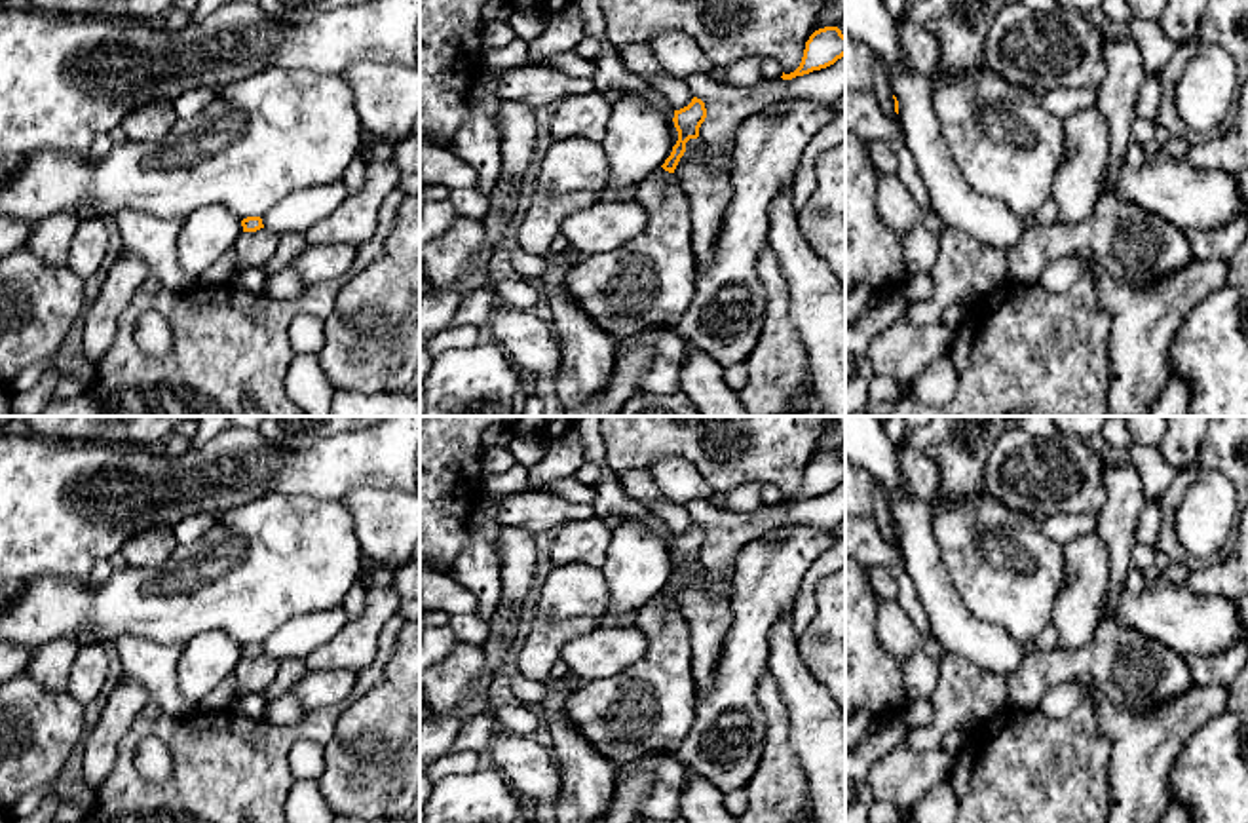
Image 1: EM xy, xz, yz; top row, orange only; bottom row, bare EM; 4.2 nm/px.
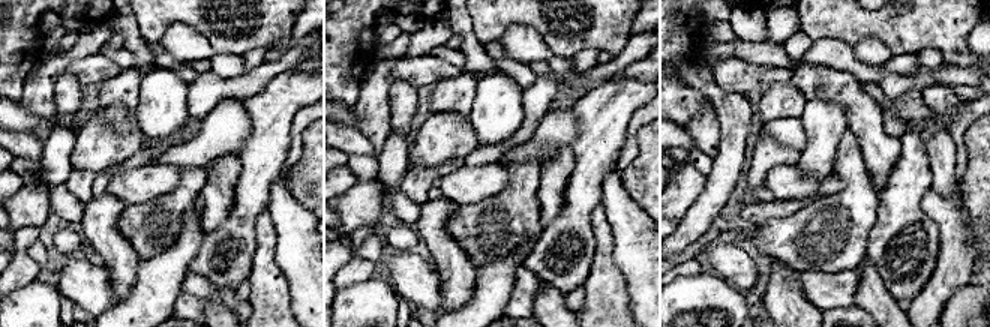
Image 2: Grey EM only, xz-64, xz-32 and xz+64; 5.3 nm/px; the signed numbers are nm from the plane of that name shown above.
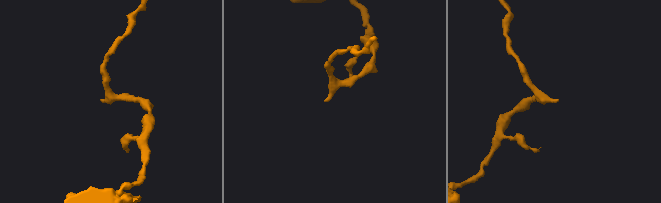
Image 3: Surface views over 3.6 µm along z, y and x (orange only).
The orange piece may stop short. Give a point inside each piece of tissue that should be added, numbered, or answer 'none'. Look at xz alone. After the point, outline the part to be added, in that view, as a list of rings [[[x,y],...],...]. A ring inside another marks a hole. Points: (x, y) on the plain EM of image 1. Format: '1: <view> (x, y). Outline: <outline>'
none

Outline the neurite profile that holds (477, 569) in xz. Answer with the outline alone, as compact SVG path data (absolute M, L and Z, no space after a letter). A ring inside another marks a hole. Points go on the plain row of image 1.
M482 498L469 526L469 542L452 566L452 578L477 599L477 614L492 620L501 597L498 536L501 498Z

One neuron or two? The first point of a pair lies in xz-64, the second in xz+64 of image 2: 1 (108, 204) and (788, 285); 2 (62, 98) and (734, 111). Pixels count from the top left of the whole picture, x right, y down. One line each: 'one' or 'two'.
1: one
2: one

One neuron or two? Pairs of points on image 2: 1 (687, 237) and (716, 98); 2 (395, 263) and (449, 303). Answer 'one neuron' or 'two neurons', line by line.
1: one neuron
2: two neurons

